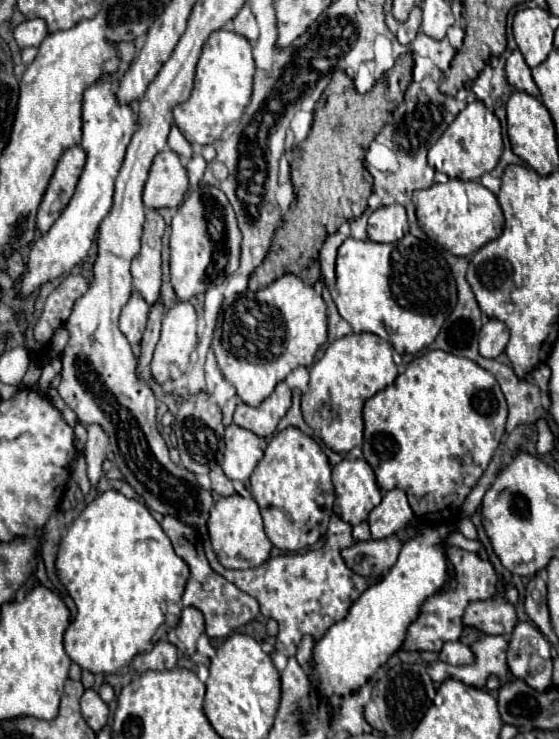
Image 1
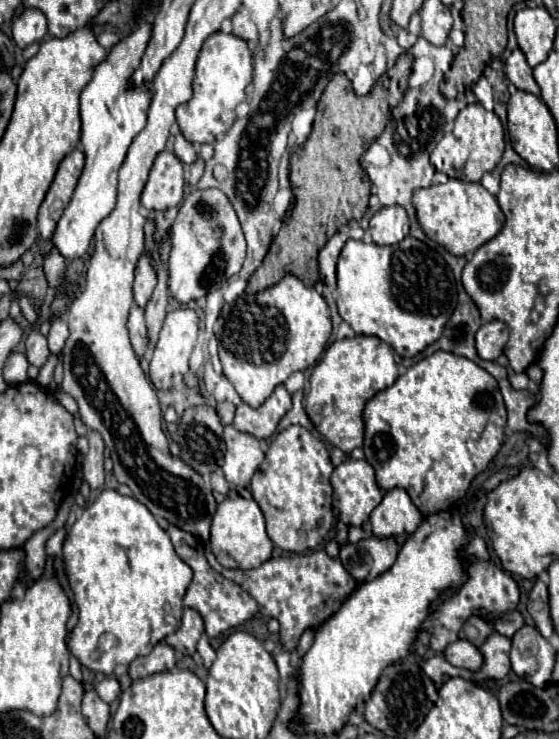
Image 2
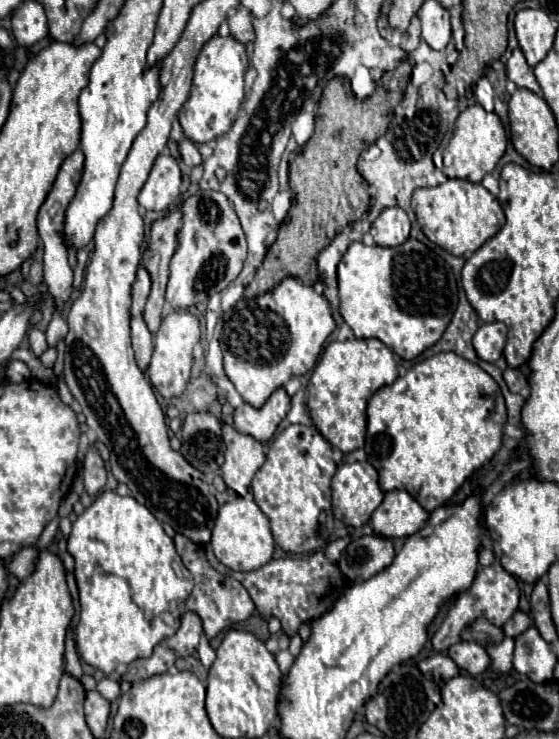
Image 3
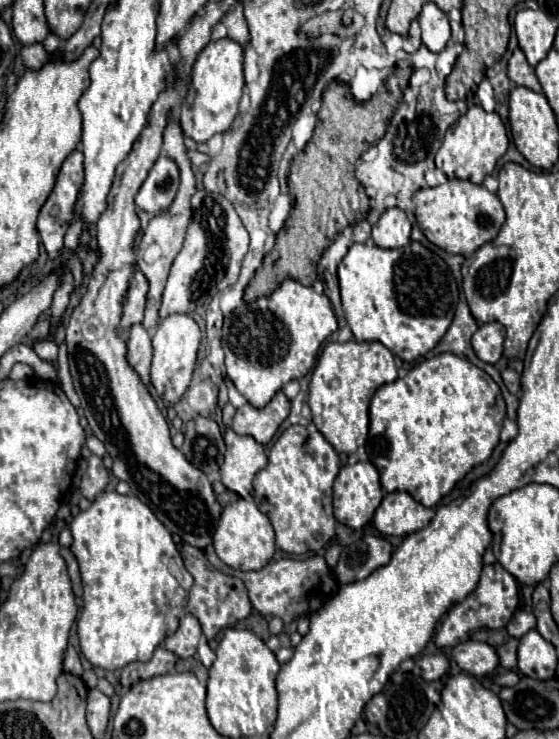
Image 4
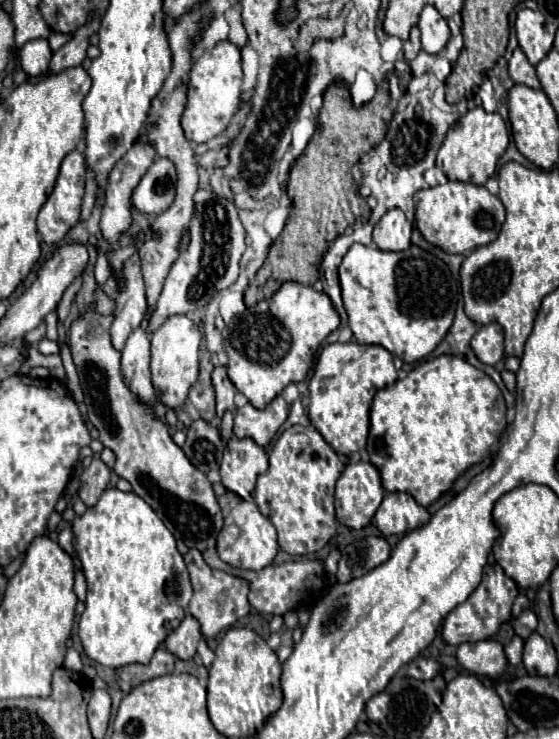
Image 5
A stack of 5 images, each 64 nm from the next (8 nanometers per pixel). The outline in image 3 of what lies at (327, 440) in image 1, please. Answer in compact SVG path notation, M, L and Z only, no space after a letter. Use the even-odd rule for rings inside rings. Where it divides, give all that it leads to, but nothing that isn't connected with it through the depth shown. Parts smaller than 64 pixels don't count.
M344 340L344 342L330 342L320 362L316 364L312 376L310 376L310 396L308 396L308 408L314 426L320 430L320 434L338 450L352 452L364 446L366 438L366 404L368 398L382 386L392 384L398 378L396 360L392 350L384 346L380 340Z

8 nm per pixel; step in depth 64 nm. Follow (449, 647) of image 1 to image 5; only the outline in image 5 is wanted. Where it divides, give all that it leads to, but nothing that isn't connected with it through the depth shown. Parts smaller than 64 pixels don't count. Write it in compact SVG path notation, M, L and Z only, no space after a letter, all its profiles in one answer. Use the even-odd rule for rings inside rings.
M496 640L460 644L456 658L462 668L478 676L502 678L508 668L508 658L504 654L504 648Z

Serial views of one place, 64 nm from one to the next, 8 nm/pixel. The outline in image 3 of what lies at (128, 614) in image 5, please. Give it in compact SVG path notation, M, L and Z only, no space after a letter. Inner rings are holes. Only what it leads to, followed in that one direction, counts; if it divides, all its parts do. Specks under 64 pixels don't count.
M112 490L100 492L72 524L68 552L76 562L76 582L80 592L80 620L76 626L76 648L86 664L110 674L118 664L150 658L156 644L172 636L186 612L184 604L192 592L194 578L182 564L174 540L164 532L154 514L132 496L118 496Z

